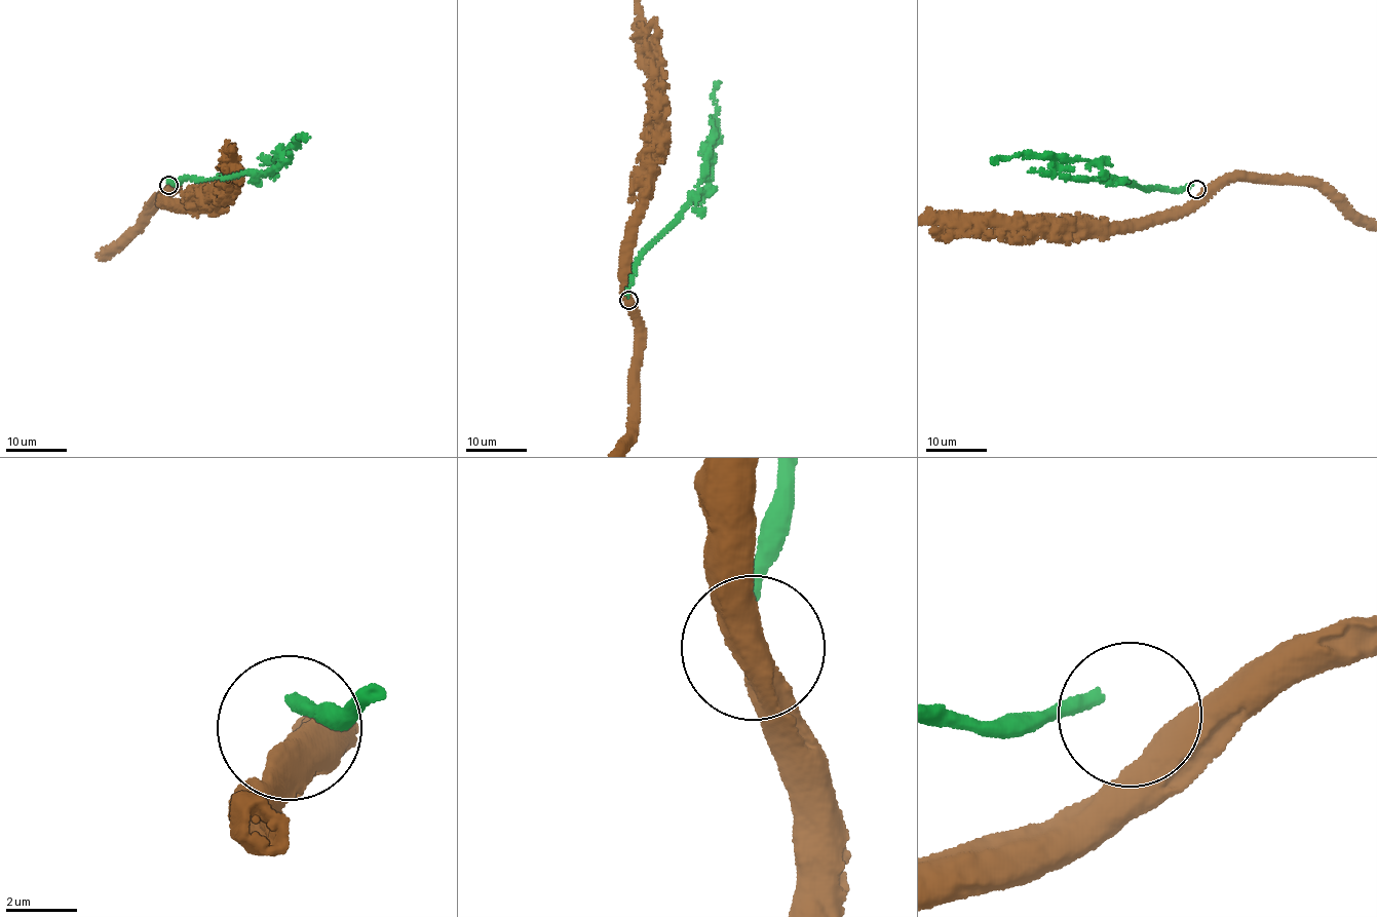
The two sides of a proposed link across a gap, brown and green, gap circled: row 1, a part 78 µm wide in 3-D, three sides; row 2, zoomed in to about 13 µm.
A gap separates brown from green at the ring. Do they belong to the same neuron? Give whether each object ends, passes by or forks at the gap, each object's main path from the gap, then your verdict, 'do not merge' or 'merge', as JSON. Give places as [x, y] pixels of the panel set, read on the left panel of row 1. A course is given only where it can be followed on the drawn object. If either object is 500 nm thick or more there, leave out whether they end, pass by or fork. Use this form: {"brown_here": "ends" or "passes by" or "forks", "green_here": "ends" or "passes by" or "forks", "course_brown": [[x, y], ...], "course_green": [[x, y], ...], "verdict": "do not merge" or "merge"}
{"course_green": [[169, 182], [251, 170], [266, 175], [289, 146], [296, 145], [302, 136], [308, 138]], "verdict": "do not merge"}

